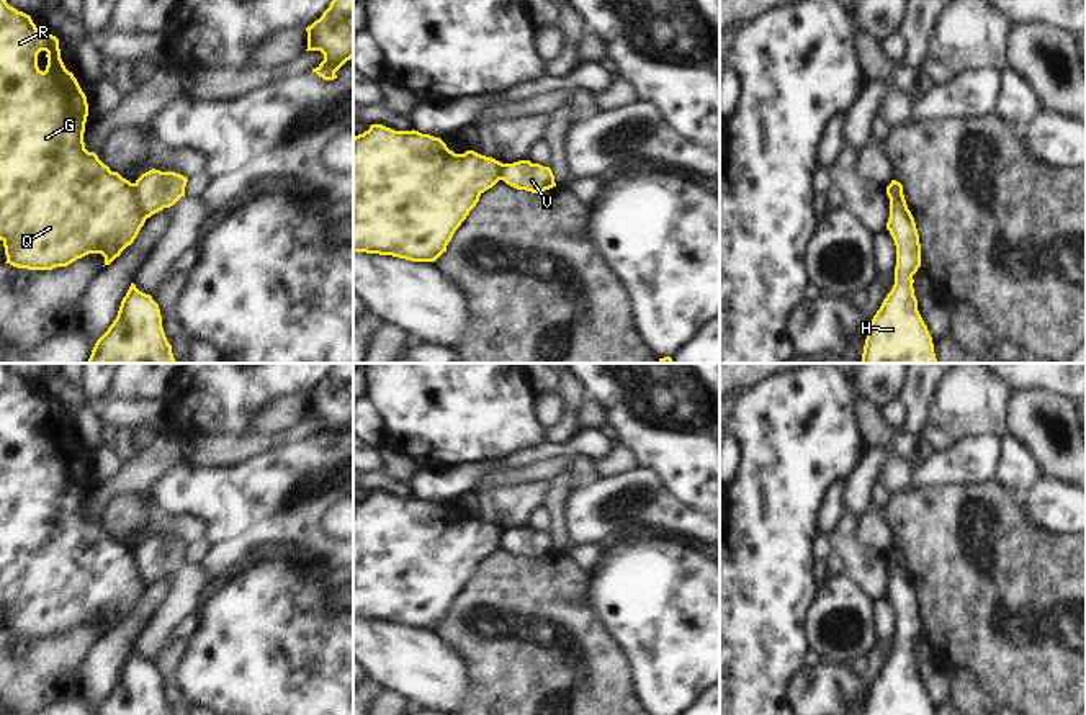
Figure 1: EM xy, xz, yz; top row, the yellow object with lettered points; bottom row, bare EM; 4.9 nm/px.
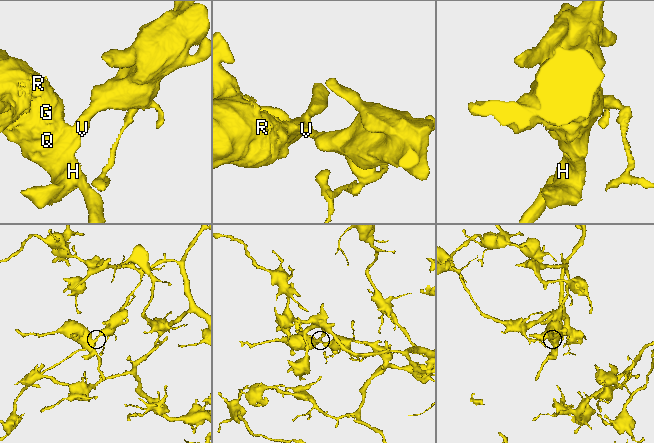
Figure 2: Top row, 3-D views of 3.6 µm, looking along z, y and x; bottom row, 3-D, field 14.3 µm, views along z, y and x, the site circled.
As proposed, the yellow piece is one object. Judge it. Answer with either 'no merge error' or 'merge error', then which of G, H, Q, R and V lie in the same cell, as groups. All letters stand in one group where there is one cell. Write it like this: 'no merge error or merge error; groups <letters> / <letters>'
merge error; groups G H Q R / V

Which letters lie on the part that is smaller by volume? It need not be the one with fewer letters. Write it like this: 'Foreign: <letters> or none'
Foreign: G, H, Q, R

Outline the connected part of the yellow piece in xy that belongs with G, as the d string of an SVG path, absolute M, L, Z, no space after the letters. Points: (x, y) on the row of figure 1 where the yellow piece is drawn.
M0 0L0 241L5 247L5 263L28 270L52 270L56 267L67 267L88 254L101 254L105 265L110 265L134 242L144 226L146 216L136 196L134 183L123 178L118 172L111 172L95 152L85 149L83 133L87 116L87 97L61 59L59 39L46 31L39 31L29 15L10 7L7 0Z

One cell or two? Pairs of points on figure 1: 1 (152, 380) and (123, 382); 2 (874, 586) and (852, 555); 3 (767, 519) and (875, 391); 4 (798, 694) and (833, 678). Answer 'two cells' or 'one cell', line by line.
1: one cell
2: one cell
3: two cells
4: one cell

